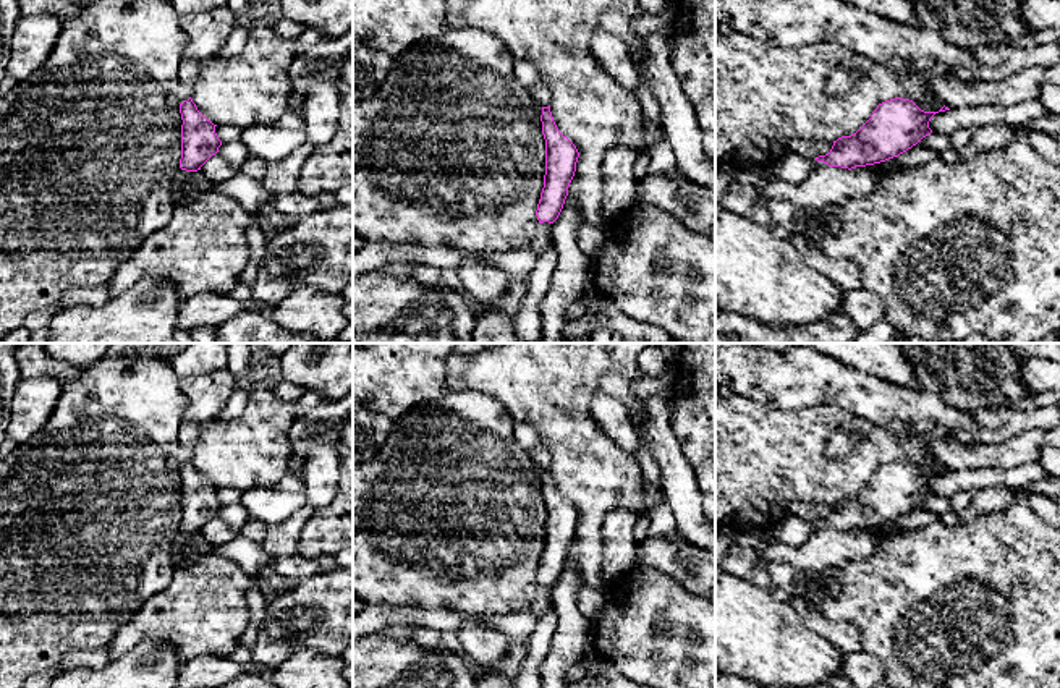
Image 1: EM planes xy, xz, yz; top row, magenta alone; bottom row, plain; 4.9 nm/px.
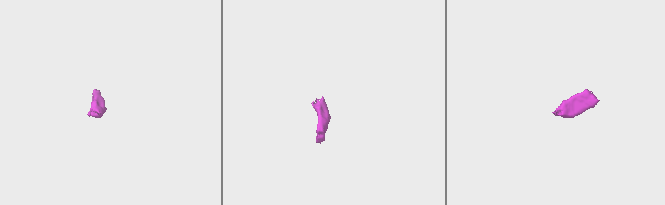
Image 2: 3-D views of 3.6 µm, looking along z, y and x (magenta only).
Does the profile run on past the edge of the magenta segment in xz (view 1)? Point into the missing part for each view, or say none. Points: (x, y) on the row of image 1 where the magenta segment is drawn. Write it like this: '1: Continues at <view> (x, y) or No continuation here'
1: Continues at xz (544, 240)

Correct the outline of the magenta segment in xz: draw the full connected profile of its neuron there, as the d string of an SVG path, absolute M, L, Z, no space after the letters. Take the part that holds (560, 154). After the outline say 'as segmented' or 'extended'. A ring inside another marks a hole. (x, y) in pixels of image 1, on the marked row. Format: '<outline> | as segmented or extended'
M550 105L542 107L541 121L545 139L545 175L536 210L539 233L531 244L537 256L542 256L555 243L552 223L558 219L563 209L568 196L568 186L575 176L579 157L576 146L558 131Z | extended

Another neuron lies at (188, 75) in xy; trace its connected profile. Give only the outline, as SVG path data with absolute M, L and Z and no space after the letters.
M184 58L180 63L178 81L183 87L193 89L199 79L201 66L193 58Z

